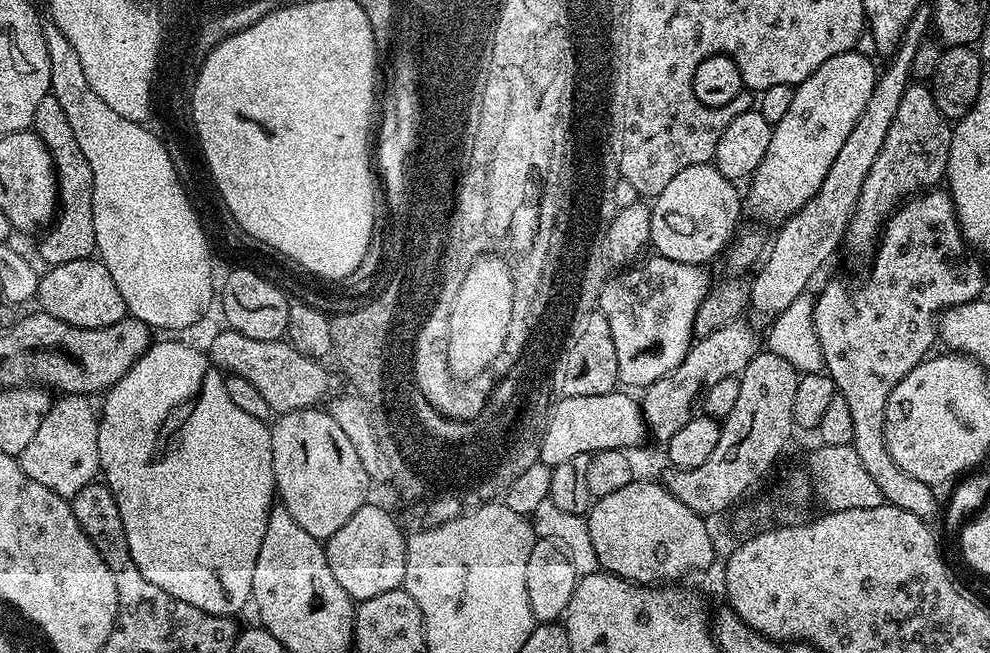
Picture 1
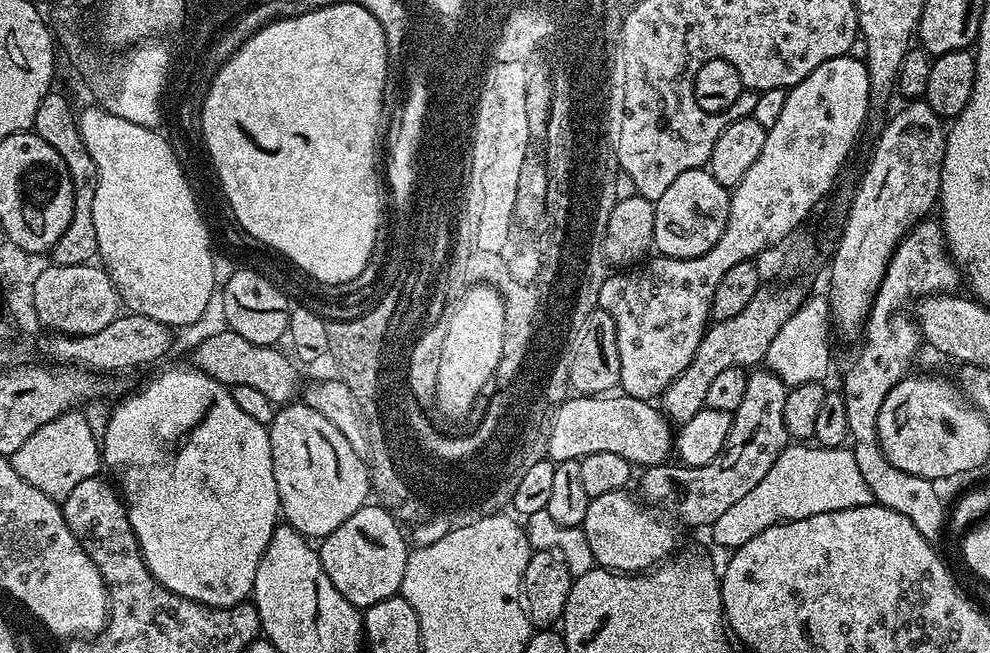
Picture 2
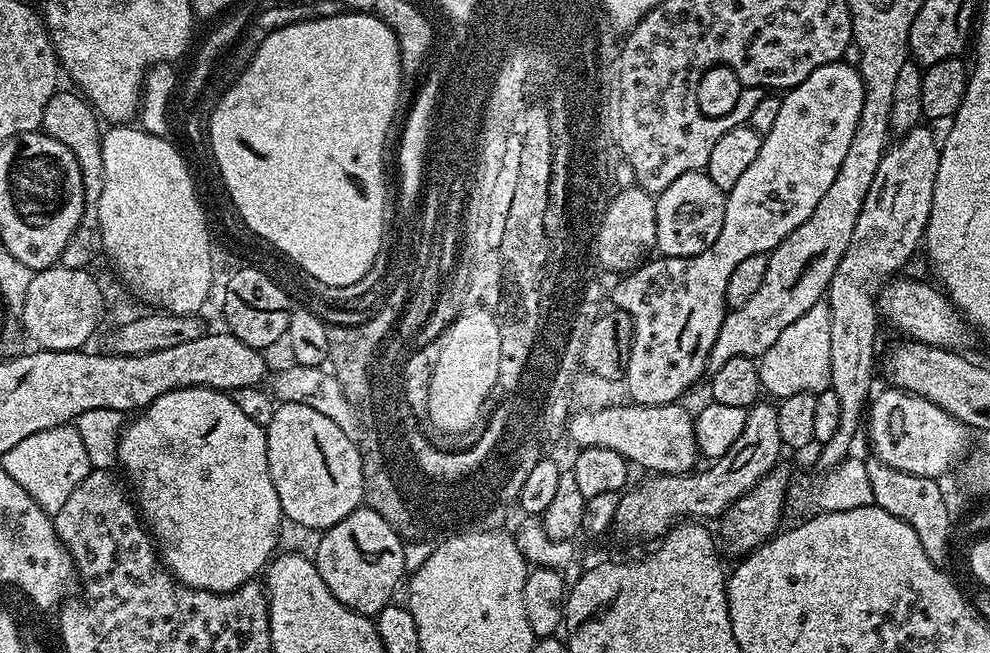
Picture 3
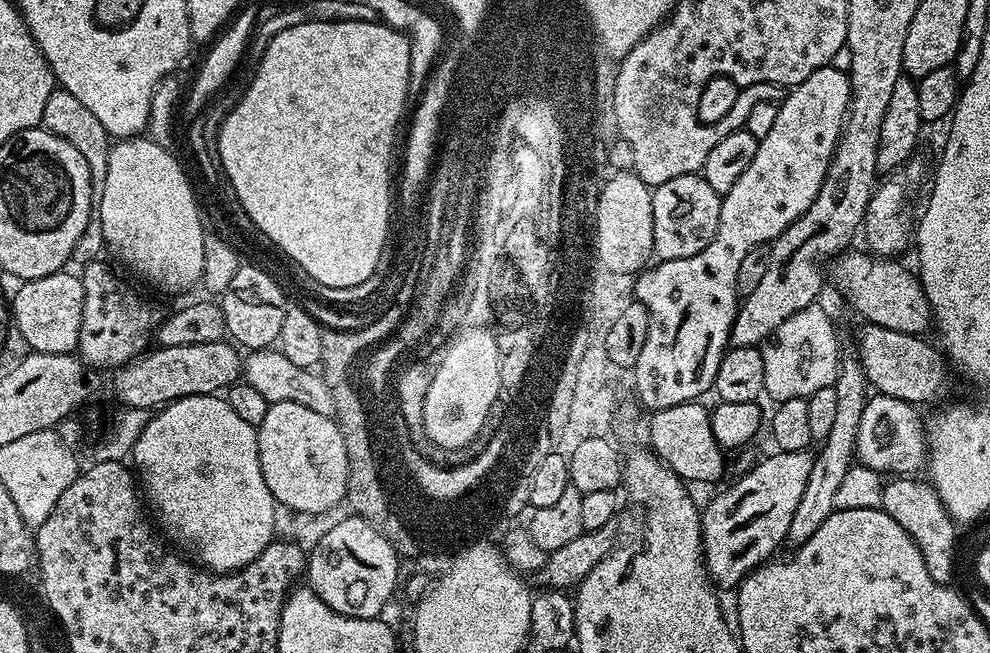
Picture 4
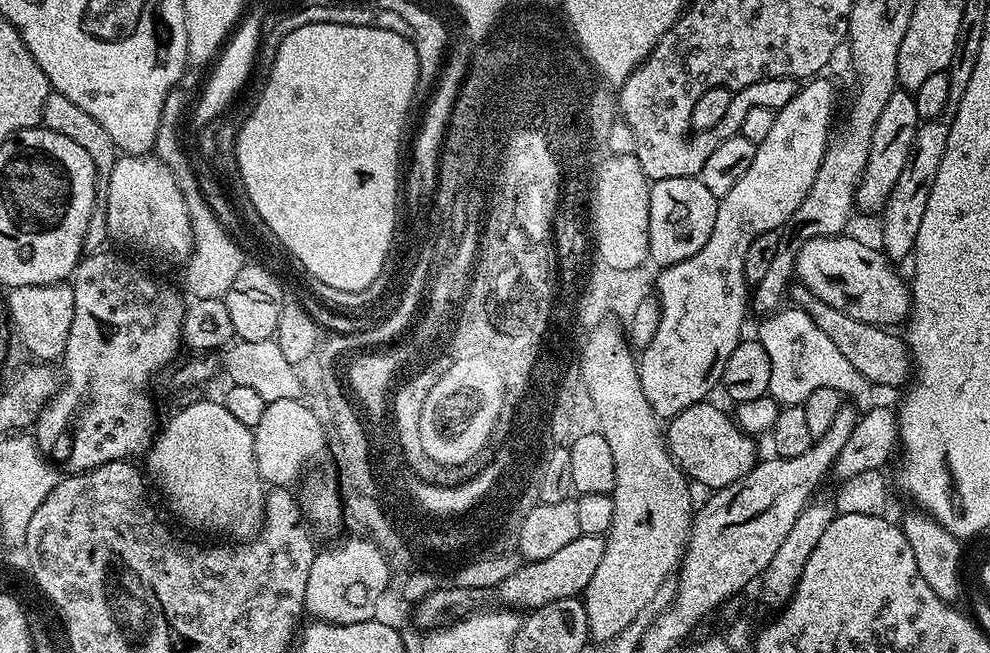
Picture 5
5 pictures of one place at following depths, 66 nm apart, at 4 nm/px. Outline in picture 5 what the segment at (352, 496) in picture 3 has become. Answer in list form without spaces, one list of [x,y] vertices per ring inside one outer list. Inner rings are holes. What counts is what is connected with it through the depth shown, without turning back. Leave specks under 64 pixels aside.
[[[303,399],[268,402],[266,414],[262,414],[252,434],[258,474],[265,485],[292,486],[301,475],[300,480],[305,475],[304,467],[324,450],[324,430],[321,417]]]

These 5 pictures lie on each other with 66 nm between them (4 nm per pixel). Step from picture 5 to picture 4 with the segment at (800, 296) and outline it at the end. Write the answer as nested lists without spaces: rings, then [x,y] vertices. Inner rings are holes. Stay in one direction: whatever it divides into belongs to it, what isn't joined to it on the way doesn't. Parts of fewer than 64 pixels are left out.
[[[864,322],[859,326],[861,328],[856,336],[855,355],[869,385],[879,395],[923,406],[943,394],[946,357],[935,343],[927,344],[920,336],[911,336],[898,330],[886,330],[877,324]]]

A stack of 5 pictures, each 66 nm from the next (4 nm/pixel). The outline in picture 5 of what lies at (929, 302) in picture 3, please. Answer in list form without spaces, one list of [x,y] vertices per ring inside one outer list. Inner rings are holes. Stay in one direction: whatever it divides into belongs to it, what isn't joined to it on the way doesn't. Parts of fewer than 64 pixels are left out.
[[[849,234],[816,236],[808,240],[796,255],[795,275],[826,306],[842,310],[850,318],[881,326],[903,325],[912,310],[912,289],[909,281],[895,272],[893,261],[879,247],[871,248]]]

